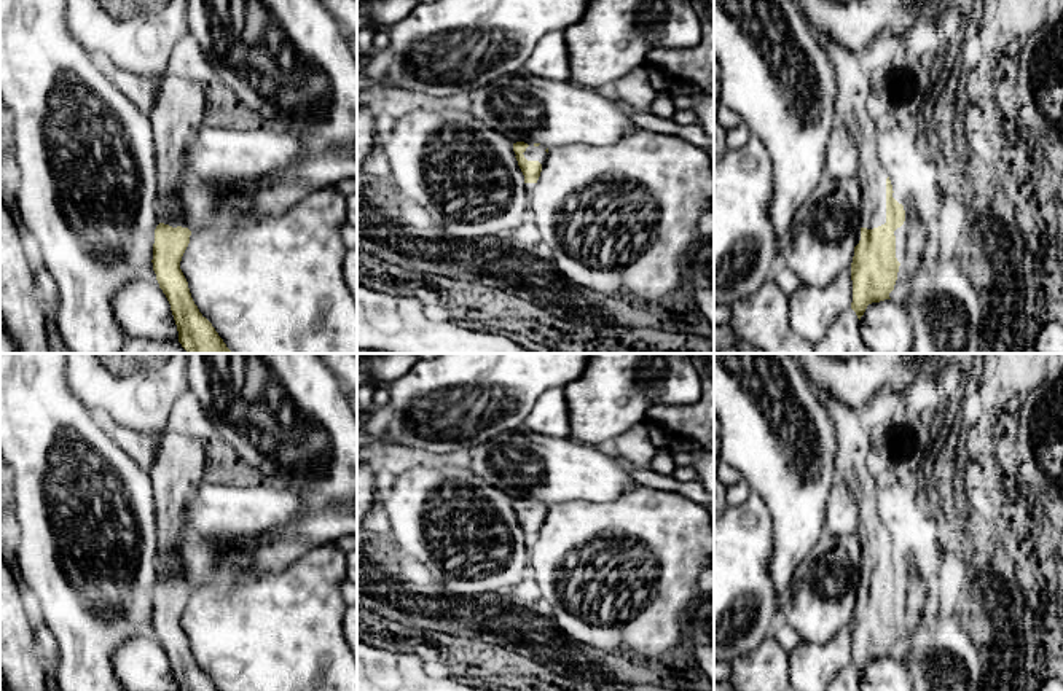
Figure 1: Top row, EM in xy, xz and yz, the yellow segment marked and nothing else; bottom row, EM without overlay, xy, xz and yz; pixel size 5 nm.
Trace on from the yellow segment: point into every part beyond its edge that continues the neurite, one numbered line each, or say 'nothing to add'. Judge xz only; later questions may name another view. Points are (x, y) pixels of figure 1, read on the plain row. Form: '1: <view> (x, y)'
1: xz (533, 510)

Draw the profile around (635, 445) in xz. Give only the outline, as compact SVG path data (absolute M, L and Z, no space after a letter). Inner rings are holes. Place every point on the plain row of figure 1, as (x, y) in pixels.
M645 422L615 438L612 446L637 468L652 468L655 446L650 441Z

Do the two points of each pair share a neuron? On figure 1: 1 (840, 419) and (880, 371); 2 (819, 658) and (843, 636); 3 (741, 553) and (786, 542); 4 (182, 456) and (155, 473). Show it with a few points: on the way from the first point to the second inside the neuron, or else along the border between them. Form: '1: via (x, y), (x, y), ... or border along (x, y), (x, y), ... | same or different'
1: border along (819, 386), (856, 413) | different
2: via (826, 655), (839, 642) | same
3: border along (765, 508), (772, 518), (768, 577), (773, 583) | different
4: via (176, 462), (161, 473) | same

